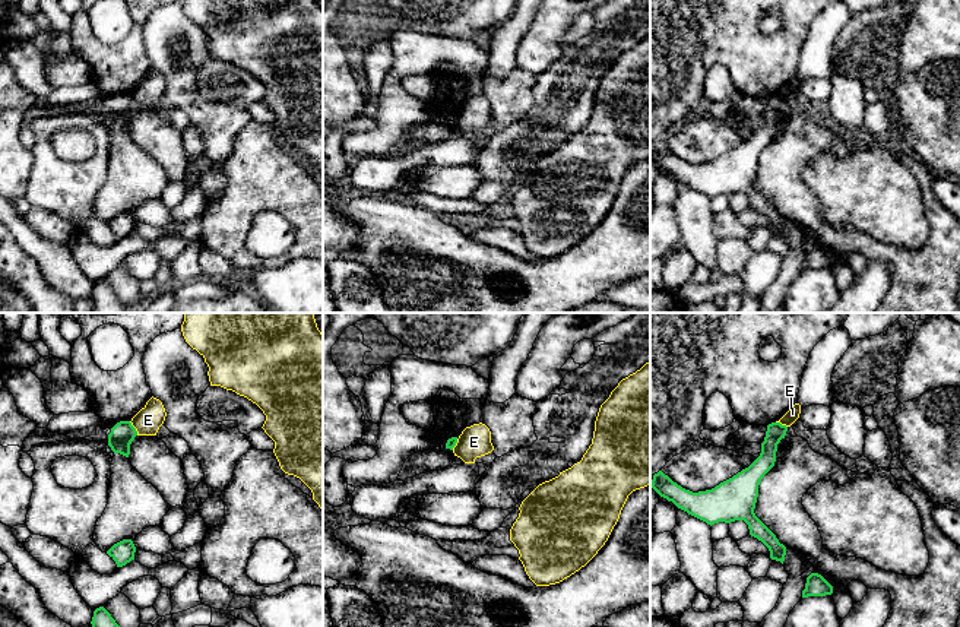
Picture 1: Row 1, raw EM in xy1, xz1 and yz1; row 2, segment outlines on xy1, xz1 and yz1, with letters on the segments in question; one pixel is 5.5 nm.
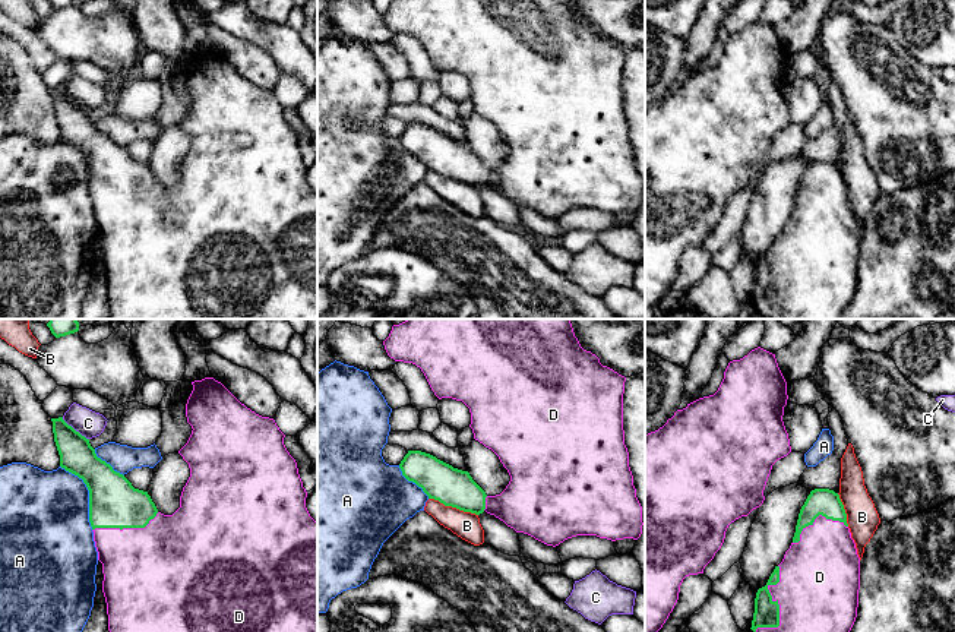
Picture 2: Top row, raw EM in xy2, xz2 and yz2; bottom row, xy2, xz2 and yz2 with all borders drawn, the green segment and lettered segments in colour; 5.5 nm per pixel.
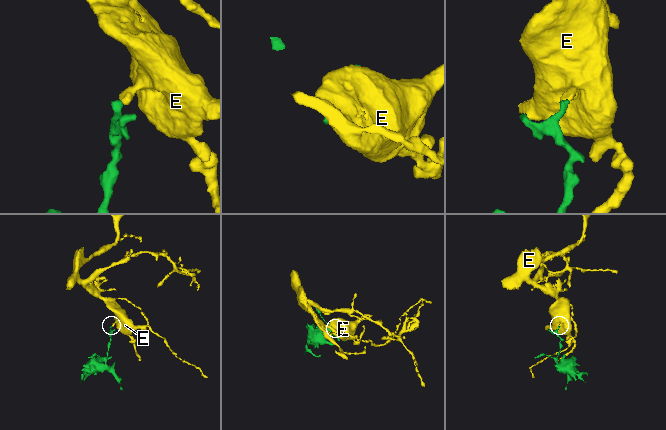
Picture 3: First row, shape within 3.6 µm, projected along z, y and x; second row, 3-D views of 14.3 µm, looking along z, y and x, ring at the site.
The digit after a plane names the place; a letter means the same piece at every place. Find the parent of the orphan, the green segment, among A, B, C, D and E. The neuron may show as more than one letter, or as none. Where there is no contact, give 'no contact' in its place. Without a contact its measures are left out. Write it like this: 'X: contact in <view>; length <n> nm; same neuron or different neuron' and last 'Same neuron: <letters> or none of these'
A: contact in xy2; length 400 nm; different neuron
B: contact in xz2; length 280 nm; different neuron
C: contact in xy2; length 200 nm; different neuron
D: contact in yz2; length 400 nm; same neuron
E: contact in xy1; length 90 nm; different neuron
Same neuron: D

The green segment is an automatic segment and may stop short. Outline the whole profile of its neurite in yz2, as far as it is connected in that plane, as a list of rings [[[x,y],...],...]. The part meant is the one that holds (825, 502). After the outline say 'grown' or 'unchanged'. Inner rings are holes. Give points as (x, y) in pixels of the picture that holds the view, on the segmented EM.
[[[815,489],[800,509],[796,533],[782,562],[775,566],[765,587],[755,598],[753,632],[850,632],[858,607],[860,557],[847,524],[839,494],[829,489]]]; grown

